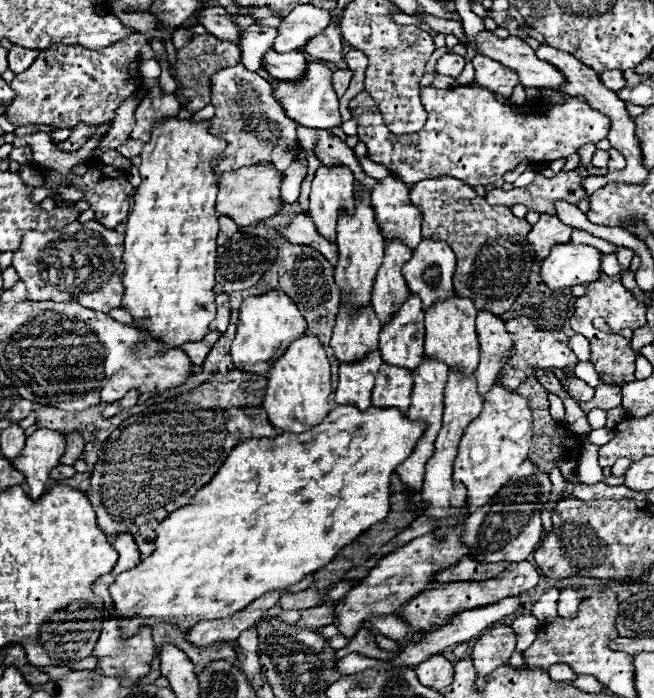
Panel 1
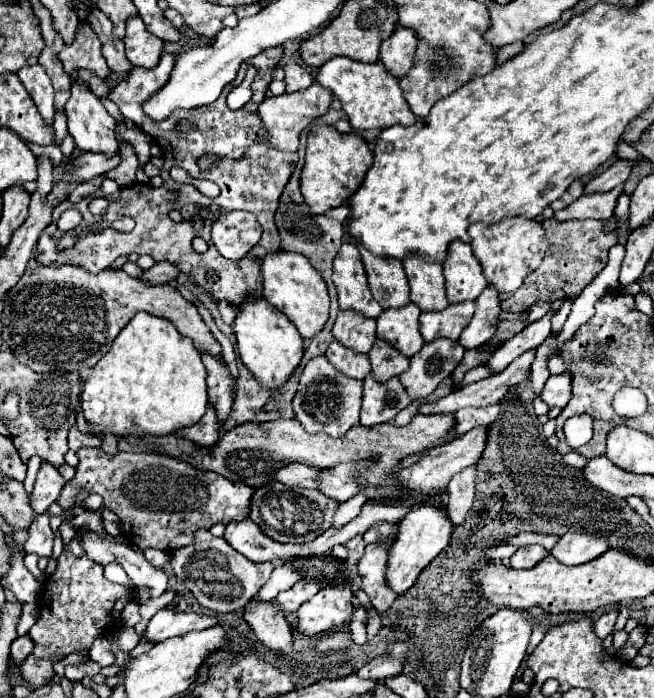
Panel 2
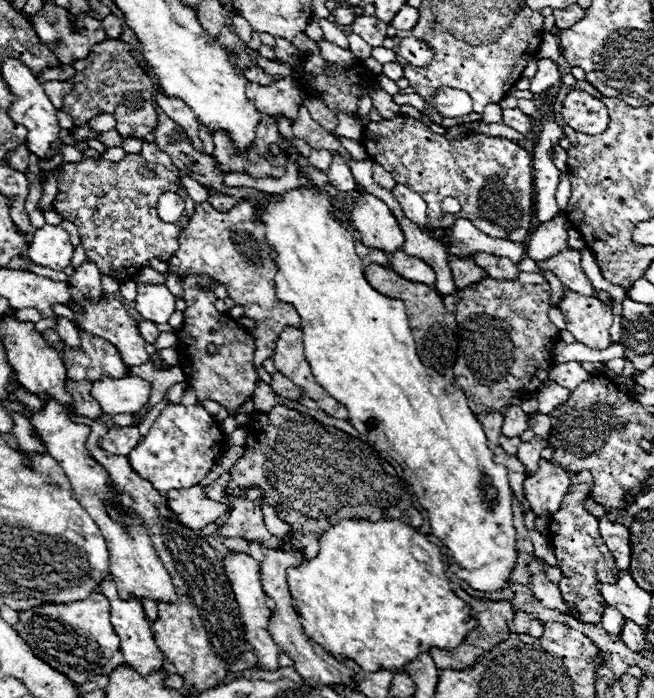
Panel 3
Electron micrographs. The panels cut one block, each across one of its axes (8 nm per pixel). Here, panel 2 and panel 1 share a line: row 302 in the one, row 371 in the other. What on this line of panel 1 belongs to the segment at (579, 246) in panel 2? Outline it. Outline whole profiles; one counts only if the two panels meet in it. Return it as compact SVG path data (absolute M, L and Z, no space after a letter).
M522 316L522 318L516 318L516 320L508 320L506 322L506 328L514 340L514 350L516 354L508 360L508 364L502 368L502 384L506 388L516 388L518 384L522 384L522 380L534 376L534 370L542 368L542 370L562 370L562 368L574 368L578 358L570 352L566 340L568 336L562 334L562 332L546 332L546 330L538 330L530 318Z

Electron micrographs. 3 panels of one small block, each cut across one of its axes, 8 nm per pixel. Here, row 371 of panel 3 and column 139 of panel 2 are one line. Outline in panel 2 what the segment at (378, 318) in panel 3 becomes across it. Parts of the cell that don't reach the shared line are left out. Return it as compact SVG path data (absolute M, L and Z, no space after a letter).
M138 312L116 336L108 354L92 368L84 390L82 408L88 422L96 424L100 432L112 432L116 436L124 434L168 434L176 432L188 424L196 424L206 414L206 368L202 364L200 352L194 342L178 332L172 320Z

